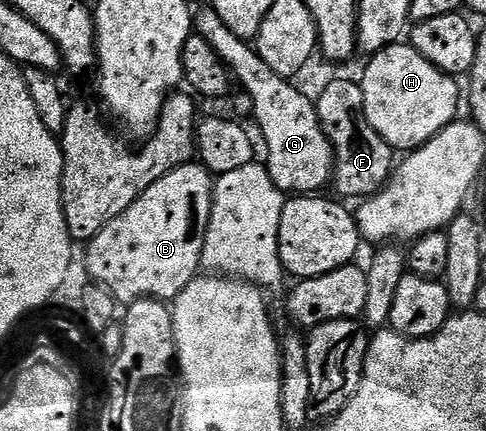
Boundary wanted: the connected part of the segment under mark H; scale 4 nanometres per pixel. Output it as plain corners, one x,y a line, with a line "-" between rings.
394,44
385,47
368,59
369,67
365,75
359,78
363,88
363,108
371,128
383,136
383,140
397,152
412,152
425,146
443,128
458,121
457,109
463,106
463,90
457,87
458,79
451,74
443,73
435,64
431,64
409,44

